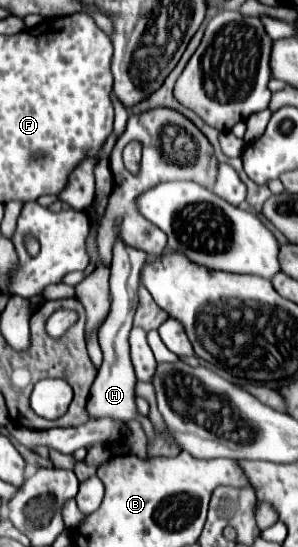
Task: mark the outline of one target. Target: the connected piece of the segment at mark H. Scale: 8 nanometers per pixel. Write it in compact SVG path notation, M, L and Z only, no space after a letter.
M115 240L113 244L113 262L111 262L111 310L105 318L105 322L99 328L99 344L103 350L103 364L99 368L99 374L91 386L91 396L87 400L87 412L89 418L113 418L119 420L123 424L137 420L141 424L141 428L145 430L149 442L155 442L155 430L153 424L149 422L147 416L139 414L137 404L135 404L135 384L137 384L137 376L131 364L131 356L129 356L129 332L131 332L131 322L133 322L133 314L137 308L137 286L139 286L139 278L141 278L141 270L147 262L147 254L131 248L127 244L123 244L123 240Z

